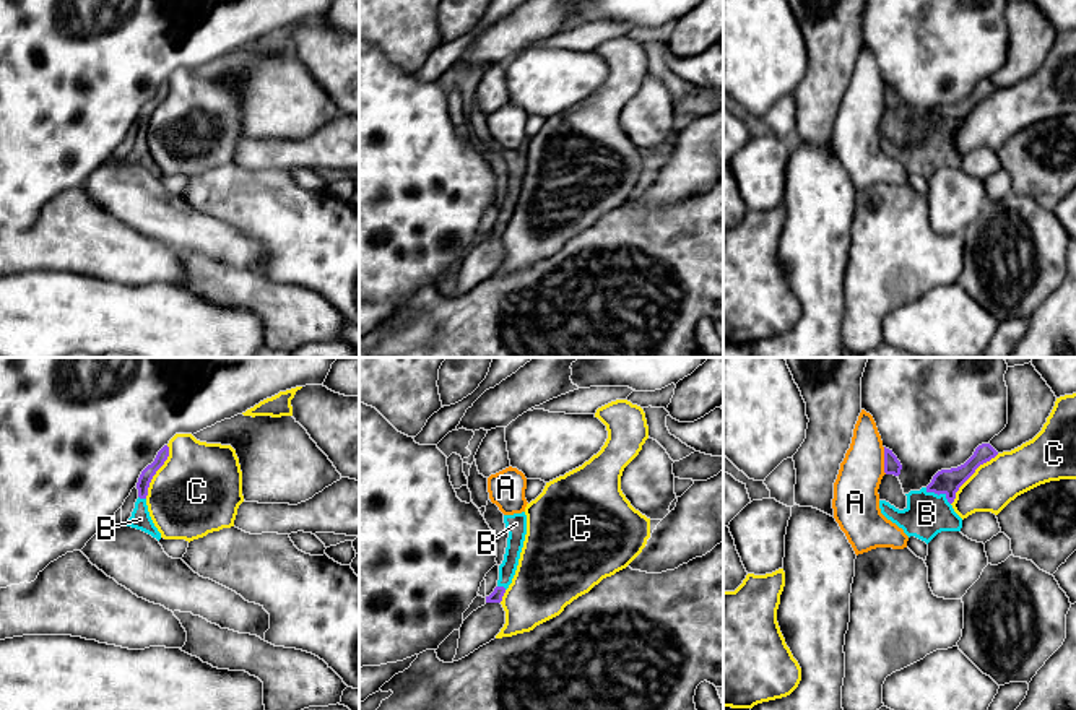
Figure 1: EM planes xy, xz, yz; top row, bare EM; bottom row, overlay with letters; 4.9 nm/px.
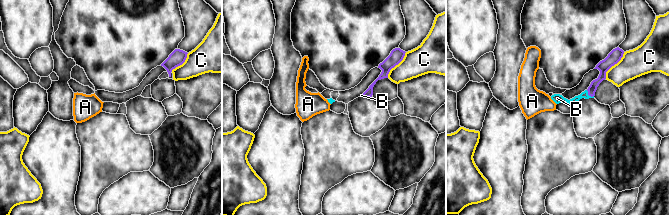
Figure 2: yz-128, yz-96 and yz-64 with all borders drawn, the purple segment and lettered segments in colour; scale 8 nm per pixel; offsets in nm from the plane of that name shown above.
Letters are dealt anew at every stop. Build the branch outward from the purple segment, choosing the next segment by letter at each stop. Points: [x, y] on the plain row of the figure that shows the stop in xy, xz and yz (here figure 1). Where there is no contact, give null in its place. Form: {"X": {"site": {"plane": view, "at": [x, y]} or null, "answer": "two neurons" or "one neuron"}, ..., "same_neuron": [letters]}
{"A": {"site": {"plane": "yz", "at": [885, 96]}, "answer": "two neurons"}, "B": {"site": {"plane": "yz", "at": [940, 129]}, "answer": "one neuron"}, "C": {"site": {"plane": "yz", "at": [971, 111]}, "answer": "two neurons"}, "same_neuron": ["B"]}

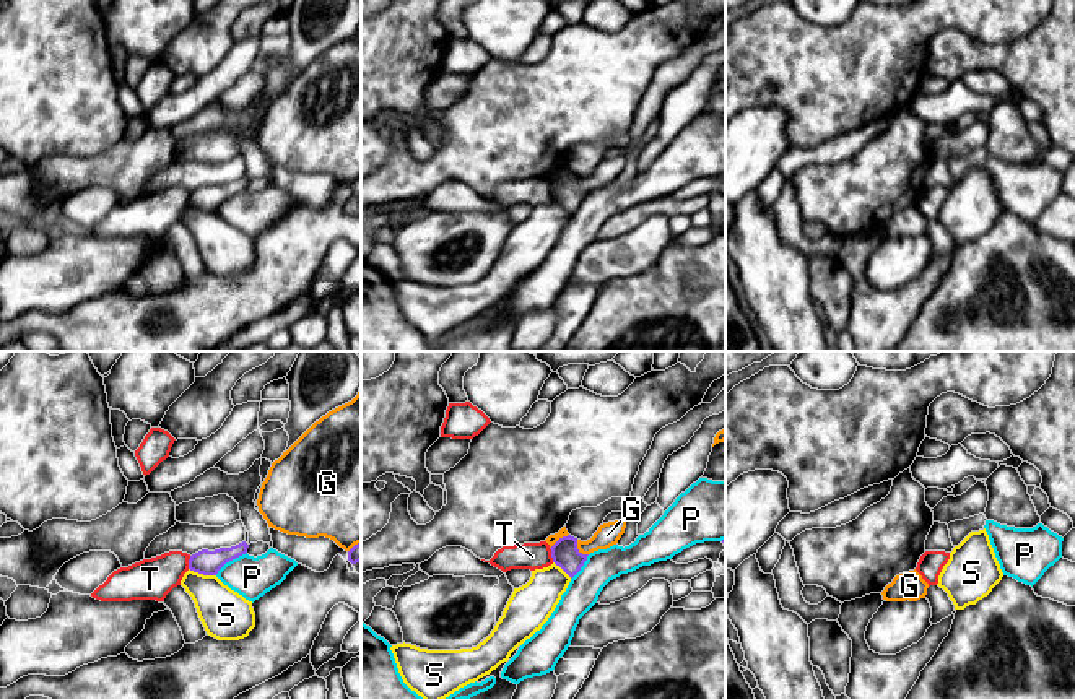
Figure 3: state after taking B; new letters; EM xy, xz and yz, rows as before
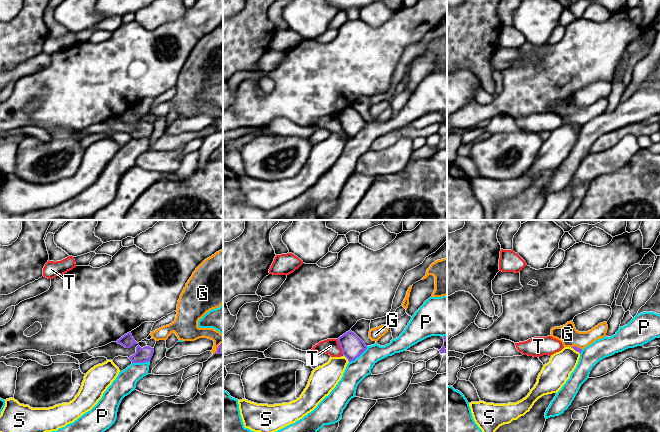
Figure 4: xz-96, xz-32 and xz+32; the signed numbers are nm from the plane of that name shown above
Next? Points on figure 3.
{"G": {"site": {"plane": "xz", "at": [578, 186]}, "answer": "two neurons"}, "P": {"site": {"plane": "xy", "at": [230, 195]}, "answer": "two neurons"}, "S": {"site": {"plane": "xy", "at": [202, 208]}, "answer": "two neurons"}, "T": {"site": {"plane": "xz", "at": [552, 191]}, "answer": "two neurons"}, "same_neuron": []}

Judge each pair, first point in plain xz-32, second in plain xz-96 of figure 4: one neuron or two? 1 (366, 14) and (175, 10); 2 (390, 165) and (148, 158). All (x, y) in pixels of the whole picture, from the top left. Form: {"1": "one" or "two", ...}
{"1": "one", "2": "one"}

